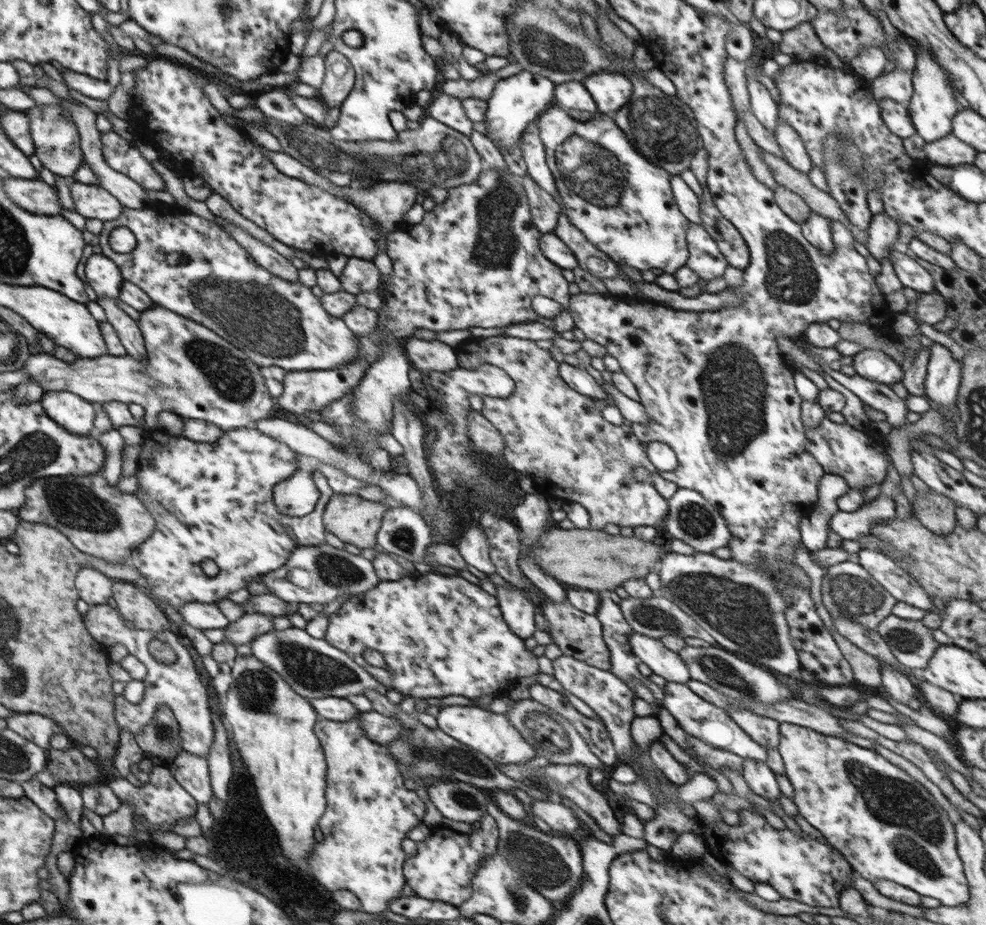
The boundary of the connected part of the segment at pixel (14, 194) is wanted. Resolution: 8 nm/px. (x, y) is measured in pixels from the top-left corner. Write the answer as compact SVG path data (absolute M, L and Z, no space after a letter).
M10 177L4 179L4 189L12 201L28 212L52 216L61 215L64 209L58 203L56 187L50 187L41 178L26 180Z

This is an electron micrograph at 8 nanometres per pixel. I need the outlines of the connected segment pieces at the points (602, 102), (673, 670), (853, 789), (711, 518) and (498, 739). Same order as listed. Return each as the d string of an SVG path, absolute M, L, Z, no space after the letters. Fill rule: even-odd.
M615 71L592 73L583 81L583 86L597 104L597 110L606 115L620 110L633 93L630 80Z
M639 633L630 634L632 652L647 664L654 674L662 676L667 682L687 684L691 679L688 667L679 653L666 648L659 639L643 636Z
M790 722L779 723L779 729L781 735L777 748L784 762L785 776L790 779L794 789L793 802L798 807L799 814L814 828L817 828L827 842L840 851L840 854L851 864L856 874L861 874L870 882L875 880L891 880L896 884L901 884L906 886L906 888L910 888L910 890L914 890L914 892L921 894L921 896L926 894L930 898L936 898L945 907L963 907L963 904L967 903L969 899L969 886L964 874L962 859L957 851L957 836L951 823L951 812L937 802L929 788L925 787L916 778L908 775L904 770L898 768L898 766L894 766L892 762L886 760L884 756L878 754L874 749L864 748L840 737L828 736Z
M688 488L678 491L667 500L668 513L664 519L666 530L672 539L682 540L698 553L714 553L715 550L728 546L732 533L722 516L698 492Z
M450 705L440 708L436 718L442 732L485 754L496 765L524 765L537 756L534 746L531 746L504 713L497 714L474 705Z

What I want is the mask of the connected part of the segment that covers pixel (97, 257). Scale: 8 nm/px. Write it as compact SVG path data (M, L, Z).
M102 253L91 255L86 263L85 274L98 299L118 298L123 278L119 266L110 257Z

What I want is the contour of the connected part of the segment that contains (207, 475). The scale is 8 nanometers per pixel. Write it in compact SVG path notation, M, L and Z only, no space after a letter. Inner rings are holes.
M160 424L156 428L143 428L143 432L145 441L135 472L142 490L138 490L135 496L141 498L155 514L157 530L133 552L130 564L143 576L139 585L158 604L165 600L178 614L179 608L186 602L218 604L221 600L232 600L240 588L252 588L252 580L261 582L261 576L282 567L296 548L327 542L323 513L334 493L323 472L314 470L311 474L319 492L313 513L306 517L288 517L276 507L274 487L288 480L299 467L297 454L287 444L251 427L224 431L211 443L197 443L188 437L164 433ZM208 559L219 567L218 574L213 577L207 576L200 566Z

